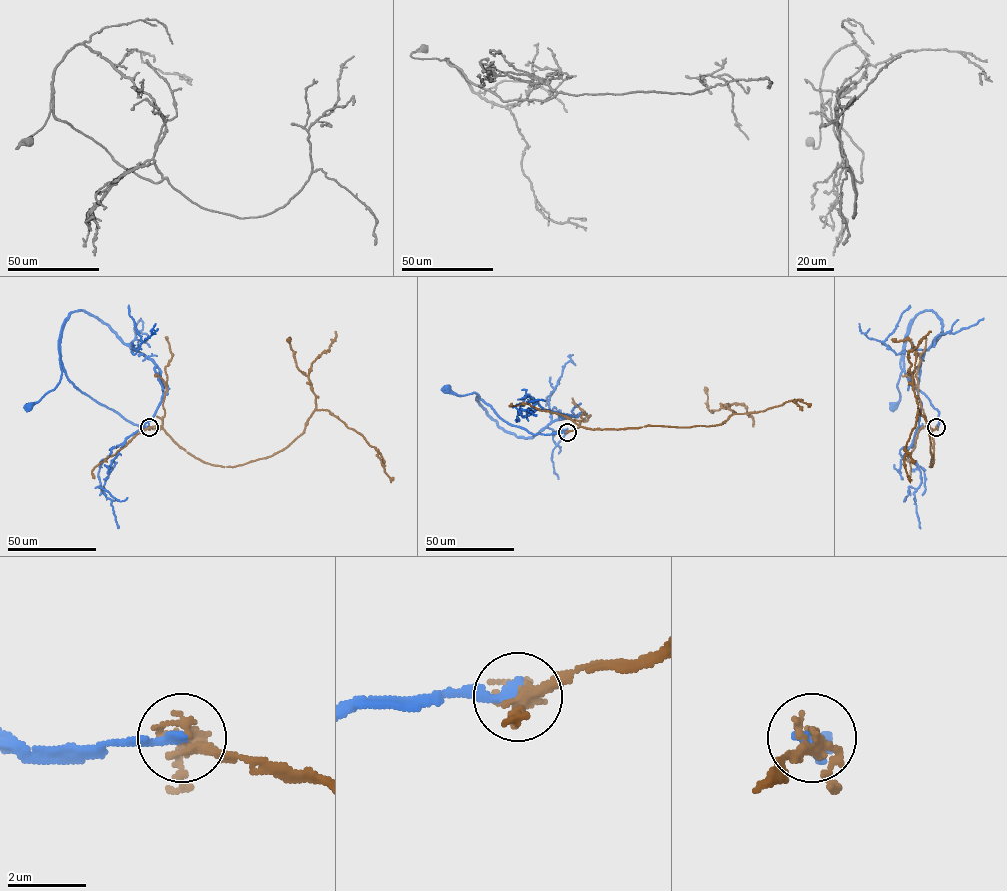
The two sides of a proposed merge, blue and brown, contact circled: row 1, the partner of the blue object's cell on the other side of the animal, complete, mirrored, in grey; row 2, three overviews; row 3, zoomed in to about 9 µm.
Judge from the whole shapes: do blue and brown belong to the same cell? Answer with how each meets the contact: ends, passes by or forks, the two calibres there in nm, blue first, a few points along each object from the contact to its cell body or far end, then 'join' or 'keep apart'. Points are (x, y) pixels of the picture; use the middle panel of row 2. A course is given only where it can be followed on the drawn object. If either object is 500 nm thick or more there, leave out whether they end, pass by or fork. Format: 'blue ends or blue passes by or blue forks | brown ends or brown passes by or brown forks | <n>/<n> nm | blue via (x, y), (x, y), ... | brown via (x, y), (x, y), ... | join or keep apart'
blue ends | brown passes by | 260/280 nm | blue via (567, 432), (533, 434), (503, 420), (490, 405), (478, 399), (484, 409), (475, 392), (458, 395), (446, 389) | brown via (567, 432), (581, 426), (713, 426), (733, 414), (765, 411), (787, 401), (800, 400), (808, 405) | keep apart

